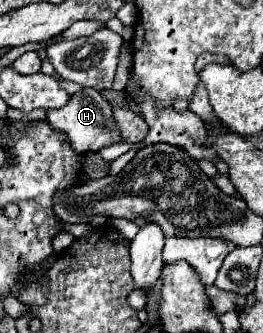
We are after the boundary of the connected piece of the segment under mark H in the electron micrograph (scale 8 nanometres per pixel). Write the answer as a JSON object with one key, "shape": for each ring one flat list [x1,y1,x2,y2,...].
{"shape":[[83,88,81,92,71,94,71,102,67,102,67,106,61,106,59,110,45,110,45,112,47,112,49,124,55,130,65,132,69,144,81,154,95,152,113,142,121,142,121,136,119,136,115,120,113,120,113,110,101,98,99,90,95,90,95,88]]}

